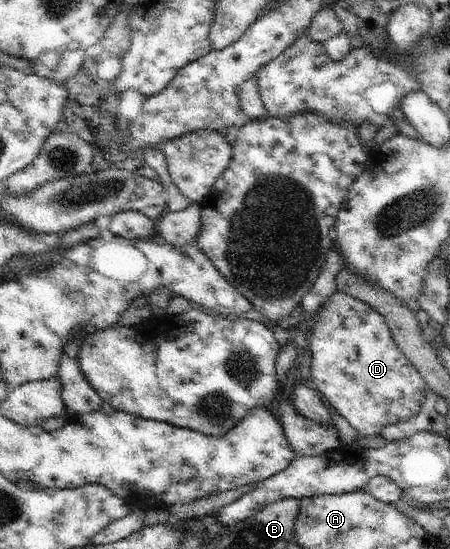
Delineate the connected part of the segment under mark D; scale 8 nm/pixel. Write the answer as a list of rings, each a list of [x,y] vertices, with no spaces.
[[[338,290],[317,312],[314,320],[312,382],[362,436],[381,434],[382,427],[410,420],[421,411],[425,404],[427,382],[401,351],[388,321],[378,309],[353,294]]]

